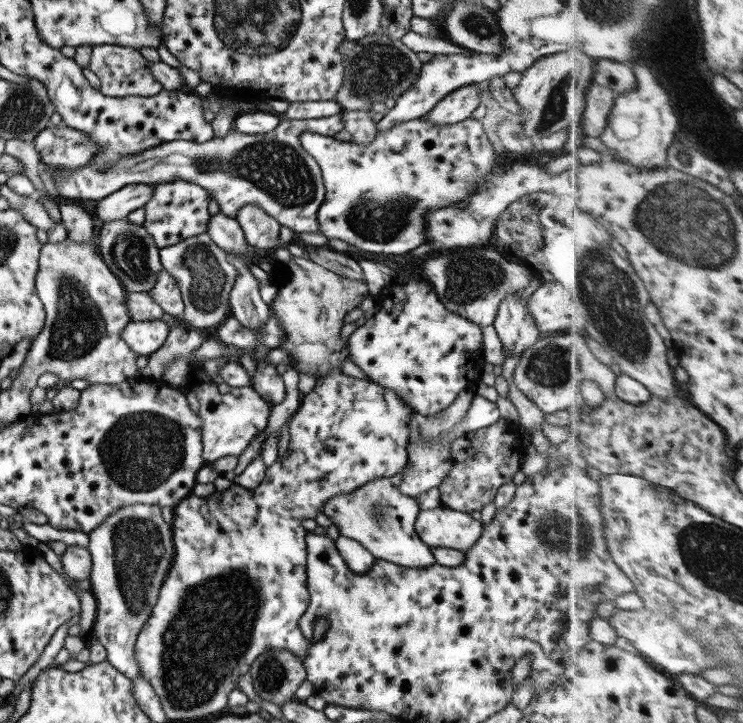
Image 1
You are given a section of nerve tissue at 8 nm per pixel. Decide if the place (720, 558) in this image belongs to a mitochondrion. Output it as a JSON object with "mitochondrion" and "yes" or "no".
{"mitochondrion":"yes"}

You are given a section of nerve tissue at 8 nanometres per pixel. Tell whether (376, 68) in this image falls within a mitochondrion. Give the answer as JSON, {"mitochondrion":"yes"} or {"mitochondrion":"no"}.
{"mitochondrion":"yes"}

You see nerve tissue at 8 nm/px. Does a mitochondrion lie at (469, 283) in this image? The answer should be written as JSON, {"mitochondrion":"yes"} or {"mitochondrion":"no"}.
{"mitochondrion":"yes"}

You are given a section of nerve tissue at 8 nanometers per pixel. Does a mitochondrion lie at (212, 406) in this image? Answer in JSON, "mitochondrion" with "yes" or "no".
{"mitochondrion":"no"}

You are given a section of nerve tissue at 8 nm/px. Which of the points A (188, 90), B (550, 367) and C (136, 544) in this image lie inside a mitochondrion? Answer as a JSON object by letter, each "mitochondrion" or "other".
{"A":"other","B":"mitochondrion","C":"mitochondrion"}

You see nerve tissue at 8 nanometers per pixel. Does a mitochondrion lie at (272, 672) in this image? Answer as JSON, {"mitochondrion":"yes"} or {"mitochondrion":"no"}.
{"mitochondrion":"yes"}

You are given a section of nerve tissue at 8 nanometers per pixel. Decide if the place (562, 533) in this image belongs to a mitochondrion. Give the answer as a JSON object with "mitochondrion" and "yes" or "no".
{"mitochondrion":"yes"}

